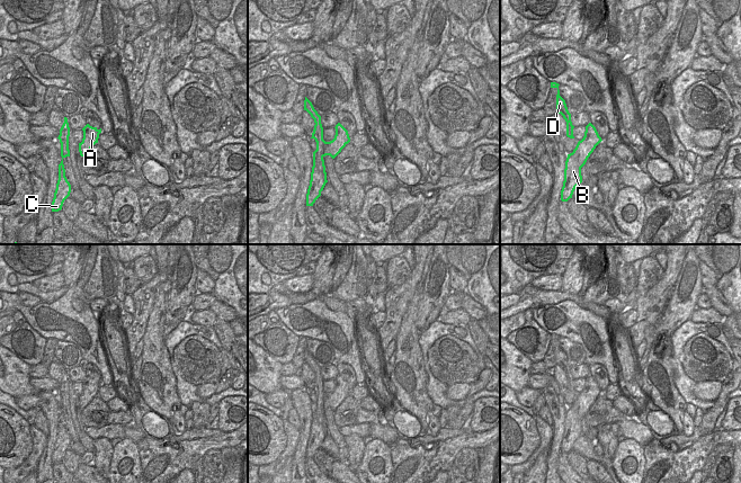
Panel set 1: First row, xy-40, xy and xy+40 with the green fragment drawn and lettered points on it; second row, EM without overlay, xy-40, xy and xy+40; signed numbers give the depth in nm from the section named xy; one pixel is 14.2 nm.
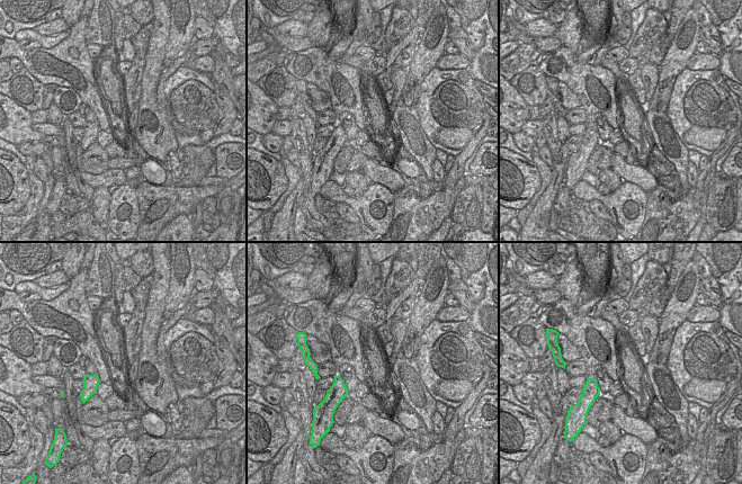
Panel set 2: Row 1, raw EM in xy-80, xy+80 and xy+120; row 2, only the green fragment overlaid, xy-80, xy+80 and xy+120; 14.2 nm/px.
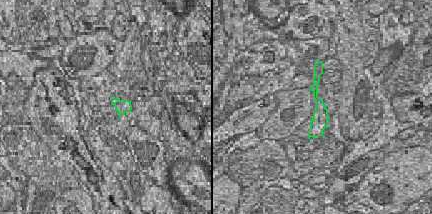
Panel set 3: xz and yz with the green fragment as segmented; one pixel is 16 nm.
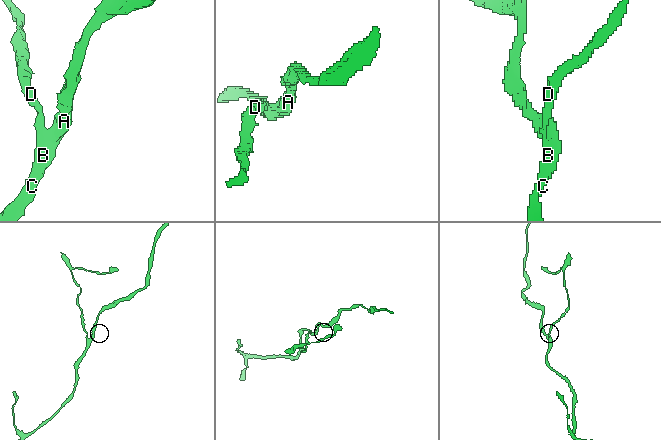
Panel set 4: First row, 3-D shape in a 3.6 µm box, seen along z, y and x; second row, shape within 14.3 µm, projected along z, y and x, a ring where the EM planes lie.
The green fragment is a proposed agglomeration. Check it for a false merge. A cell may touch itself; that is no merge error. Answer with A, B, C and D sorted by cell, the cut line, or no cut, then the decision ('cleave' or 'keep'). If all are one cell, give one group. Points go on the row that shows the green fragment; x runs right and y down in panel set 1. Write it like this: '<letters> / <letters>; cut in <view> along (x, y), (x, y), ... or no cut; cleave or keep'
A B C / D; cut in xy along (327, 142), (323, 155); cleave

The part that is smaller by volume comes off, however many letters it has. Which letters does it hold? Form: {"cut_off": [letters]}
{"cut_off": ["D"]}

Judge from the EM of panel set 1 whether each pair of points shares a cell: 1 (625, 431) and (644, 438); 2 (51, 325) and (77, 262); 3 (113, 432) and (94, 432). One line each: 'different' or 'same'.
1: same
2: different
3: same

